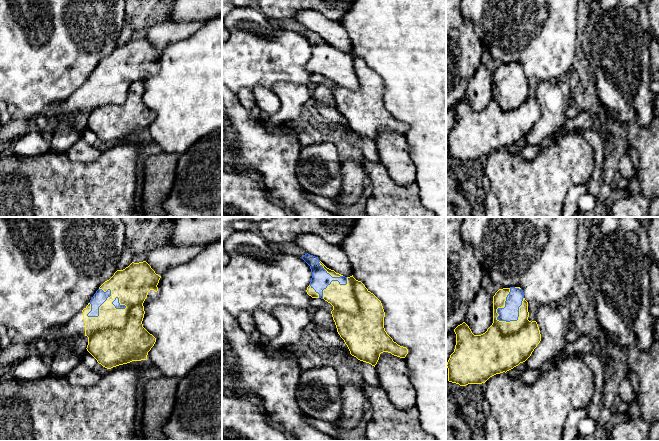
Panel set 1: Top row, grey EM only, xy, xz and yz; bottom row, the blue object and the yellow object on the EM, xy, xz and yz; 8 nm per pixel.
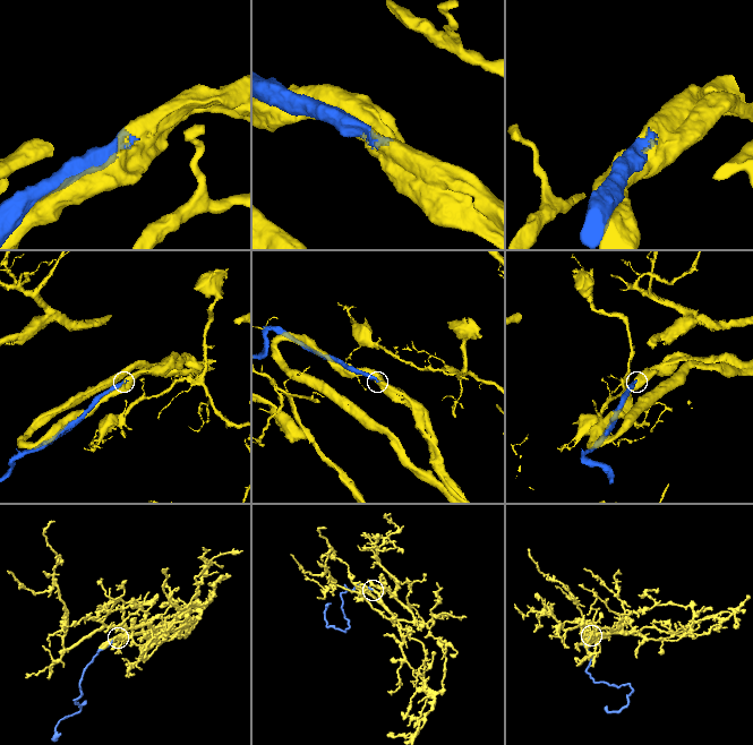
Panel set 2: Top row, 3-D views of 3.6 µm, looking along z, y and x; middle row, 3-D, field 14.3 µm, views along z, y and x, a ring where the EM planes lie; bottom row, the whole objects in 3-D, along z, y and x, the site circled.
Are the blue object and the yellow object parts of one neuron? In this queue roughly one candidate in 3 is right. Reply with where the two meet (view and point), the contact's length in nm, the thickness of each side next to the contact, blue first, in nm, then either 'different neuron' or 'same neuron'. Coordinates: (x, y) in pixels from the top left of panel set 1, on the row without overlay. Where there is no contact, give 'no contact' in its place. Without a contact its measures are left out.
meets blue in yz at (504, 83); contact 280 nm long; 140 nm thick on the blue side, 280 nm on the other; same neuron

